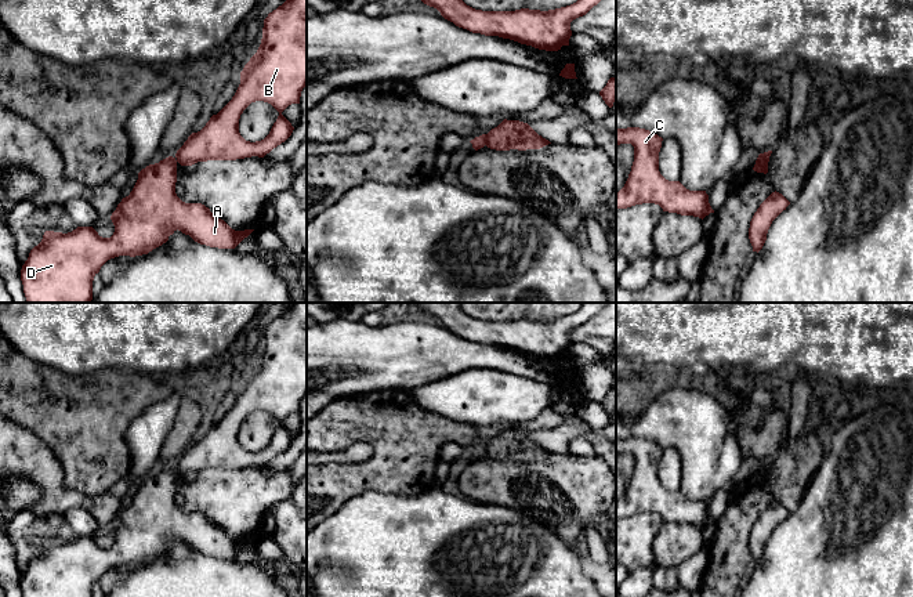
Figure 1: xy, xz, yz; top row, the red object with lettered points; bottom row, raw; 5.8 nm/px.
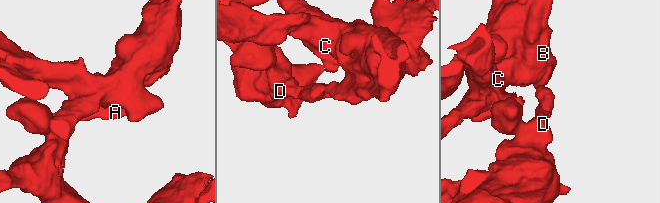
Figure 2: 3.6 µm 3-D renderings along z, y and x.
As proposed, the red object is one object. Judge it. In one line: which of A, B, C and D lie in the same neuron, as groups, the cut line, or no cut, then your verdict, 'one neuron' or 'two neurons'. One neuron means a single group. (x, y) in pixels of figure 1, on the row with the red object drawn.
A D / B C | yz (767, 162), (756, 165) | two neurons

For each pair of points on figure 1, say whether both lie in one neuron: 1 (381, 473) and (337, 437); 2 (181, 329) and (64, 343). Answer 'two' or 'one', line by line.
1: one
2: one

